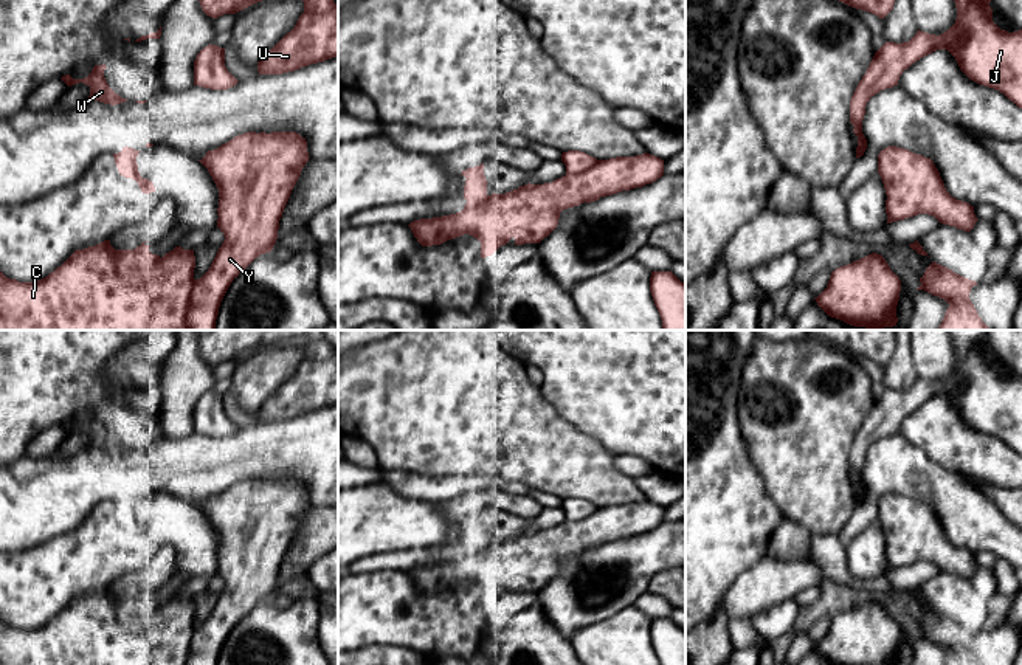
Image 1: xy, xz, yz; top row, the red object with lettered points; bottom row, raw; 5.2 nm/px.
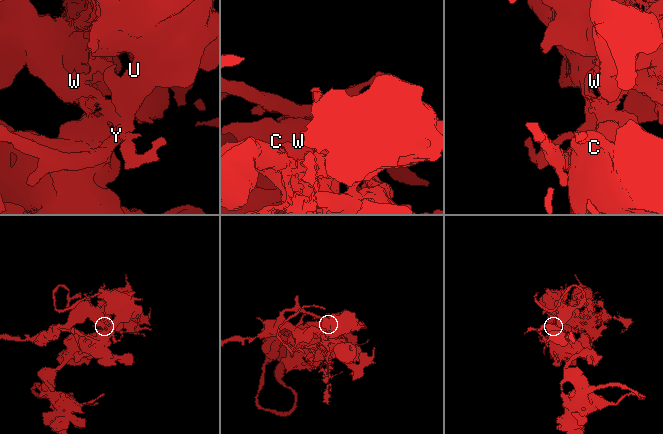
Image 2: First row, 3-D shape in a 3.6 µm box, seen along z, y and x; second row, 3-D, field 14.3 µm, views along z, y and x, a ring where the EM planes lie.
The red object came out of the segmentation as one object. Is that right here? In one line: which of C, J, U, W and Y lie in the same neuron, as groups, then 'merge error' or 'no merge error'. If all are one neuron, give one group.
C J U W Y | no merge error

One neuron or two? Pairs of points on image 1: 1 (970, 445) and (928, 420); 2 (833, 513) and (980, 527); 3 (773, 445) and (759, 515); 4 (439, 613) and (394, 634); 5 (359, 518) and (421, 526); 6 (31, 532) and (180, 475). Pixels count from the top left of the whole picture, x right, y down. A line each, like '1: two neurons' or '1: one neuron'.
1: one neuron
2: two neurons
3: two neurons
4: one neuron
5: one neuron
6: one neuron

